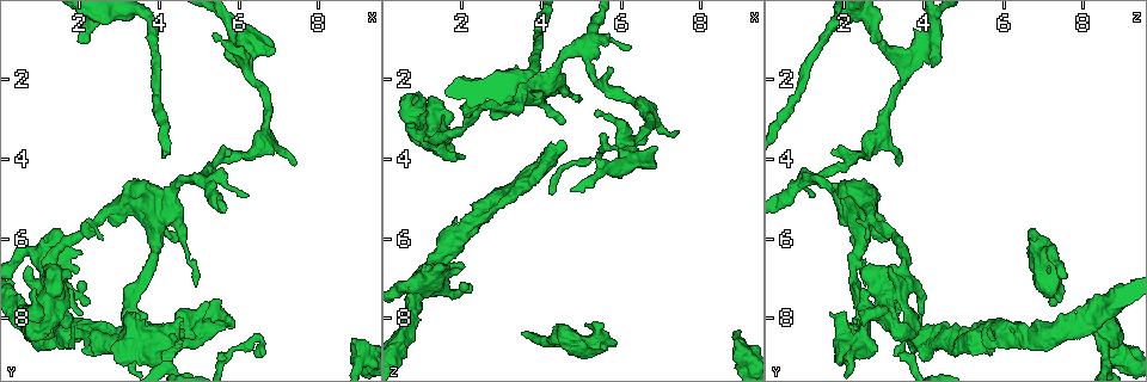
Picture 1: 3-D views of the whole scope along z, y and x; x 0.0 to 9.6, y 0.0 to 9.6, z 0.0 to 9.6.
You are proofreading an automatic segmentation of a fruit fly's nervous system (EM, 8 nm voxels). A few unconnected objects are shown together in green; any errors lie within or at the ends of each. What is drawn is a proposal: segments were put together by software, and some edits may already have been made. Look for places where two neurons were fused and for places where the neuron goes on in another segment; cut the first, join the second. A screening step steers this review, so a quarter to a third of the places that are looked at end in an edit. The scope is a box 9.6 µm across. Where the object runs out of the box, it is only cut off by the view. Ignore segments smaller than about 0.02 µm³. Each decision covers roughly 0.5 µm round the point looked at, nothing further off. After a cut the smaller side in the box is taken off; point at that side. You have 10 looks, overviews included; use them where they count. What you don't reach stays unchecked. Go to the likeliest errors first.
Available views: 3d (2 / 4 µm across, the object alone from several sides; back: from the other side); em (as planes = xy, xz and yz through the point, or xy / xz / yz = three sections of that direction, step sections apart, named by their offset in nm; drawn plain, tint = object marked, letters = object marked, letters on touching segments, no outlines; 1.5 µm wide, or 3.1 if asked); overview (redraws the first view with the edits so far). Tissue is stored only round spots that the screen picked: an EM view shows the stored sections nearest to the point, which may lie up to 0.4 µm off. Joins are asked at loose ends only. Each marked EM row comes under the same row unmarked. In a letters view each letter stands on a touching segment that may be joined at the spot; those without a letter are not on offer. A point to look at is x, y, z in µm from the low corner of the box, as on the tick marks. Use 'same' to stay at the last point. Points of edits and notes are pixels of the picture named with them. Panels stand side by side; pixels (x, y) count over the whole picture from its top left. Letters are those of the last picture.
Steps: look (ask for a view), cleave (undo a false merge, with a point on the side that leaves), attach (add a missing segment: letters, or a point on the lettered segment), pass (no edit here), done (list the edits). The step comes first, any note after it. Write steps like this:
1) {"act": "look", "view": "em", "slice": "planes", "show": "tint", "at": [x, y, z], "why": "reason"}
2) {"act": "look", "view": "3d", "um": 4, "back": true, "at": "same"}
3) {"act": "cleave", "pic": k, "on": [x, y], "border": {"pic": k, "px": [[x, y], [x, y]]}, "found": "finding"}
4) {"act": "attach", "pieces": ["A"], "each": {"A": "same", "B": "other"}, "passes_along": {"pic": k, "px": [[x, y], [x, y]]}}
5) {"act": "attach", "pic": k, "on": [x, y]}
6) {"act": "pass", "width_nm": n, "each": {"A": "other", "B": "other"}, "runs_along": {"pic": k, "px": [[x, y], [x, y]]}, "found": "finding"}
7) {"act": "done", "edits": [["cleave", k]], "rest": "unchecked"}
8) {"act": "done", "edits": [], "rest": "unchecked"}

{"act": "look", "view": "3d", "um": 4, "at": [4.55, 8.25, 3.50], "why": "free end"}

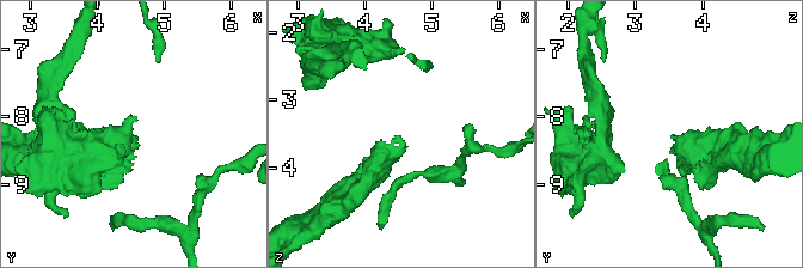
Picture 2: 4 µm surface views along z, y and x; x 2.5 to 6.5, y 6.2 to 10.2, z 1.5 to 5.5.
{"act": "look", "view": "em", "slice": "planes", "show": "letters", "at": [4.50, 8.30, 3.50], "why": "now the EM"}

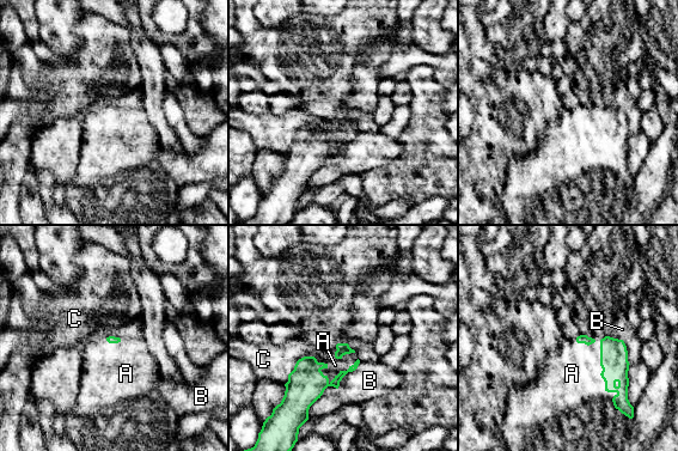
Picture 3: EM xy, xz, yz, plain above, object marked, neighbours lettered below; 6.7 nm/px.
{"act": "attach", "pieces": ["A"], "each": {"A": "same", "B": "other", "C": "other"}, "found": "the neuron continues"}

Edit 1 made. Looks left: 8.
{"act": "look", "view": "3d", "um": 2, "at": [1.45, 5.80, 6.70], "why": "stops while still wide"}

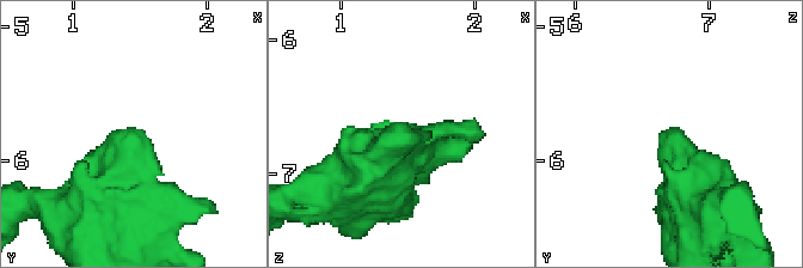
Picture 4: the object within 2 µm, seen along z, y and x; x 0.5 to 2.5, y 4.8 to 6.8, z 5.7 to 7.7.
{"act": "look", "view": "em", "slice": "xy", "step": 8, "show": "tint", "at": [1.48, 5.74, 6.74], "why": "need the tissue"}

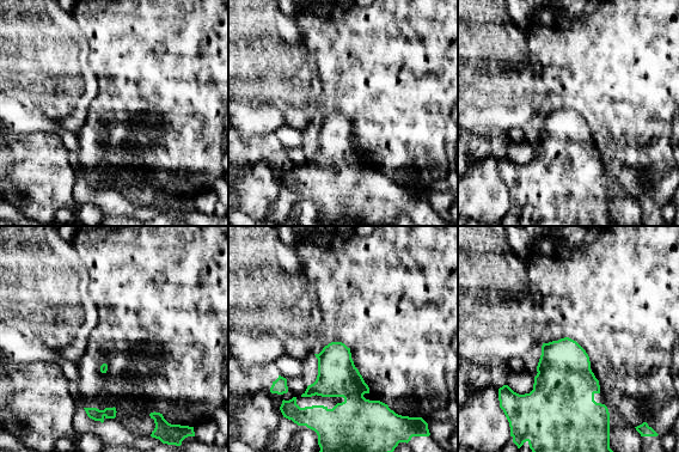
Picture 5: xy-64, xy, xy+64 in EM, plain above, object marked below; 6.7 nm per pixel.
{"act": "look", "view": "em", "slice": "yz", "step": 4, "show": "letters", "at": "same", "why": "another direction"}

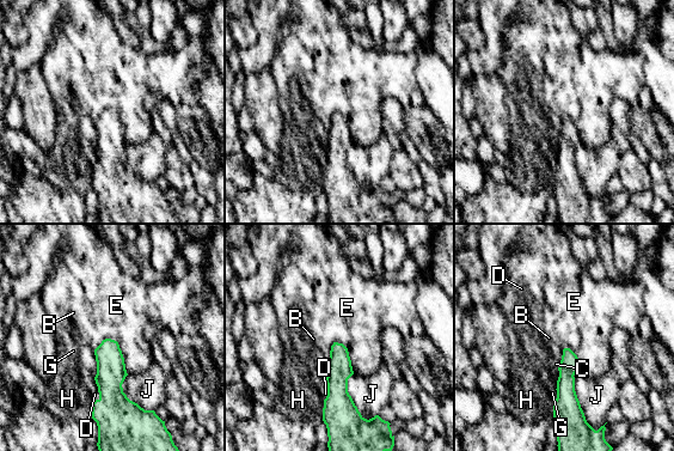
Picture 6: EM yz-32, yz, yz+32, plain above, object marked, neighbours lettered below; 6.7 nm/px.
{"act": "pass", "each": {"B": "other", "C": "other", "D": "other", "E": "other", "G": "other", "H": "other", "J": "other"}, "border": {"pic": 6, "px": [[103, 339], [117, 342], [128, 373]]}, "found": "no lettered segment goes on from it"}

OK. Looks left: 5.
{"act": "look", "view": "em", "slice": "planes", "show": "letters", "at": [8.90, 8.50, 8.50], "why": "branch stops here"}

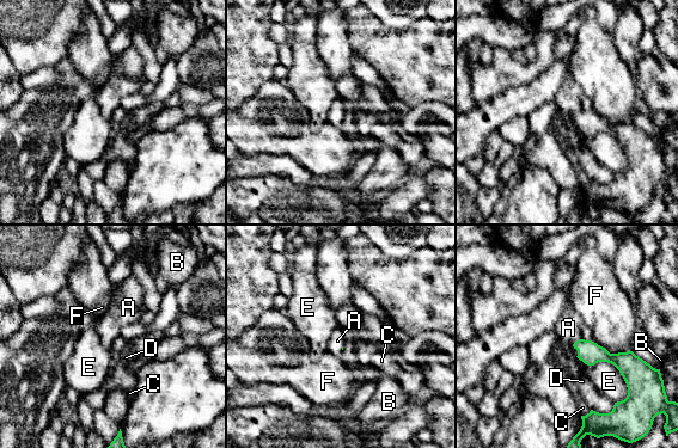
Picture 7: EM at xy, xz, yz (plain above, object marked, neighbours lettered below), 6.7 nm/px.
{"act": "attach", "pieces": ["A"], "longest_contact_nm": ["E", 440], "each": {"A": "same", "B": "other", "C": "other", "D": "other", "E": "other", "F": "other"}, "passes_along": {"pic": 7, "px": [[590, 353], [573, 345], [568, 327]]}, "found": "the neuron continues"}

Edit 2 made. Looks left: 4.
{"act": "look", "view": "em", "slice": "xz", "step": 8, "show": "tint", "at": [1.30, 6.65, 3.60], "why": "small branch off a trunk"}

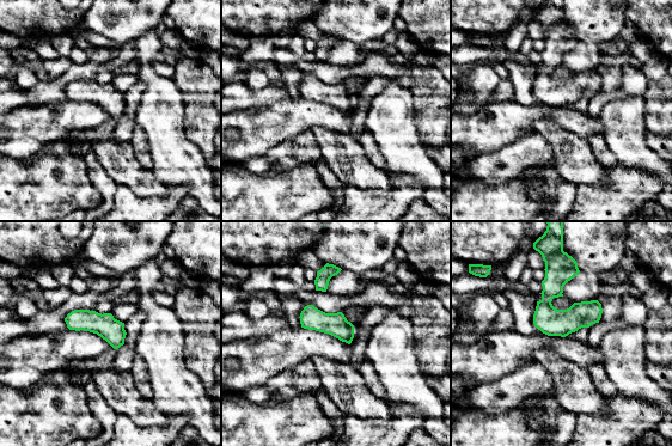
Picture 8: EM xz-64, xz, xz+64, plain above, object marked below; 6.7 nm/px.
{"act": "look", "view": "em", "slice": "planes", "show": "letters", "at": "same", "why": "another direction"}

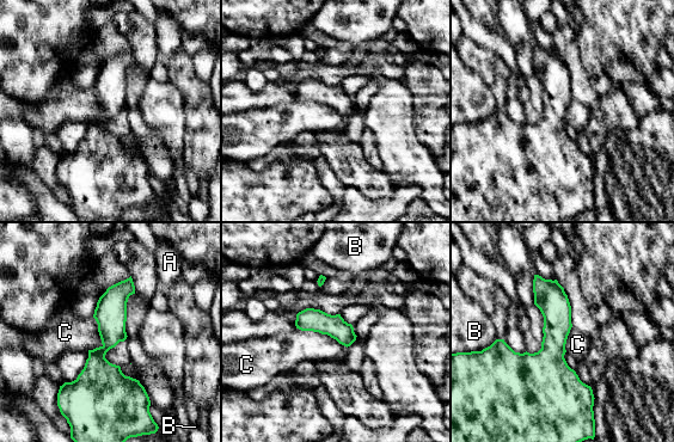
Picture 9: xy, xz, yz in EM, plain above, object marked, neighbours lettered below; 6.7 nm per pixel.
{"act": "pass", "each": {"A": "other", "B": "other", "C": "other"}, "border": {"pic": 9, "px": [[296, 327], [326, 333], [347, 347]]}, "found": "continuous, no second neuron"}

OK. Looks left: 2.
{"act": "done", "edits": [["attach", 3], ["attach", 7]], "rest": "unchecked"}

